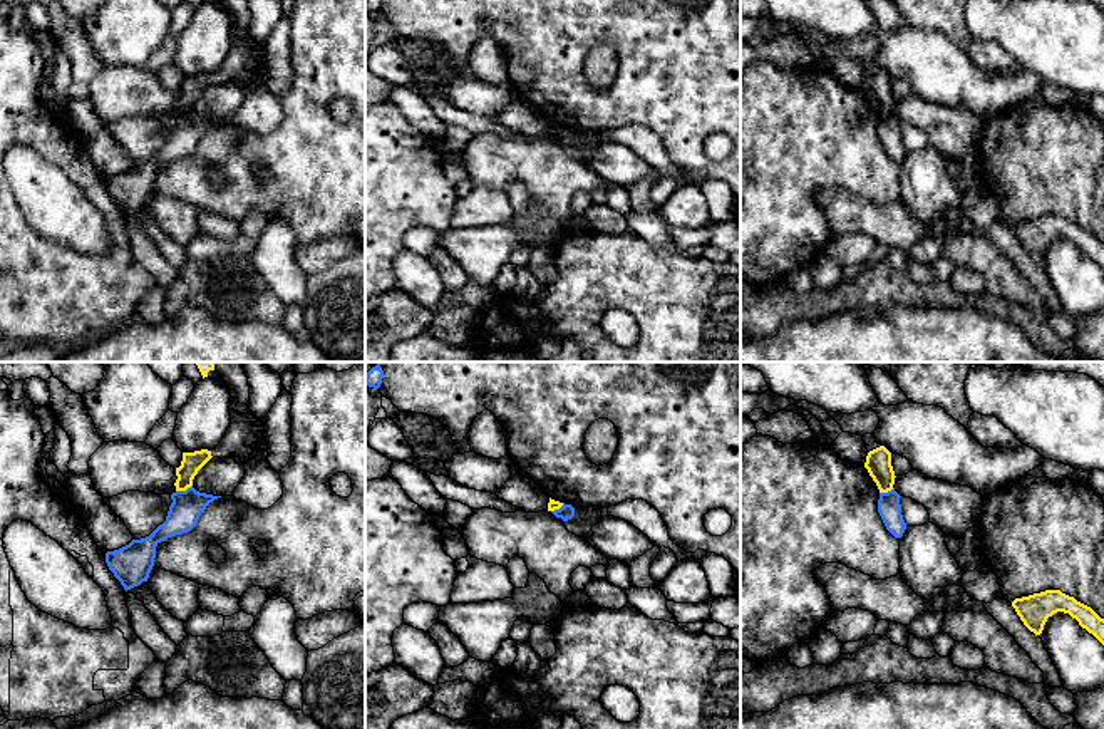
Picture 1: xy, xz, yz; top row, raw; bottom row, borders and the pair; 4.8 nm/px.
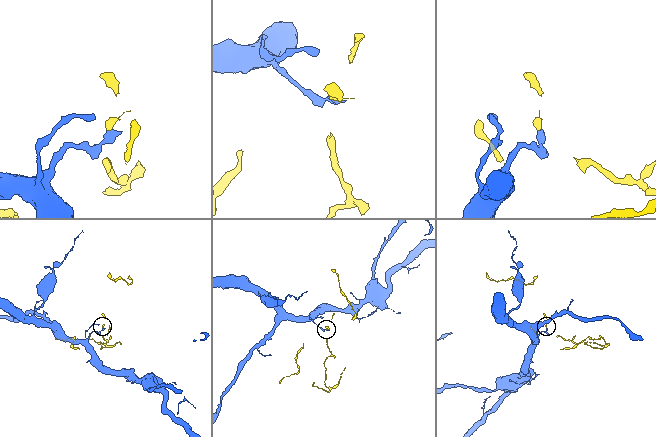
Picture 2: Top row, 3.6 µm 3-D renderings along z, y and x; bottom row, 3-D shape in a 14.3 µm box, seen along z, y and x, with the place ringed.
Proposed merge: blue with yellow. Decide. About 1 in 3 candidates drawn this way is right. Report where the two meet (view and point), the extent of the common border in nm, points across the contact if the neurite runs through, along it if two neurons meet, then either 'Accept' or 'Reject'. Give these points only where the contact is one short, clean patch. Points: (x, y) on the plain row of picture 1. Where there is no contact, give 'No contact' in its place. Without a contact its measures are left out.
Touches blue at xy (183, 116). Shared border 90 nm. Boundary: xy (191, 109), (176, 116). Reject

